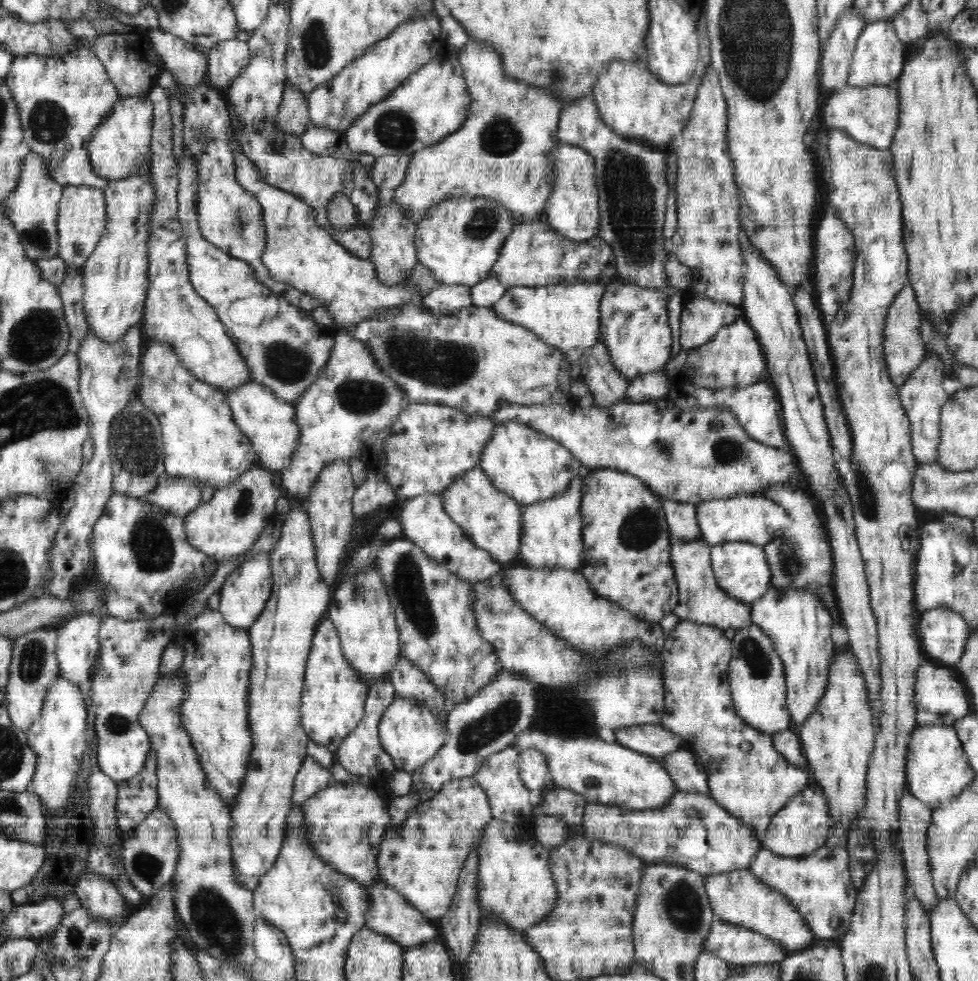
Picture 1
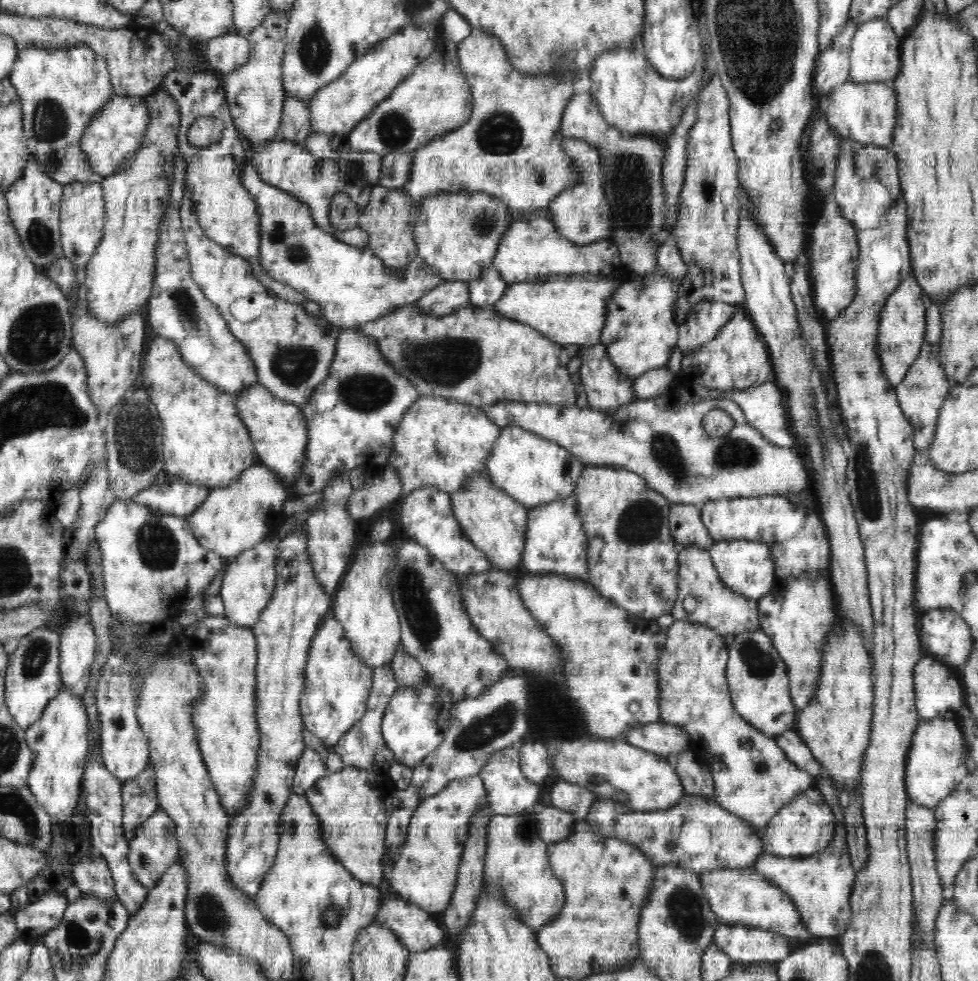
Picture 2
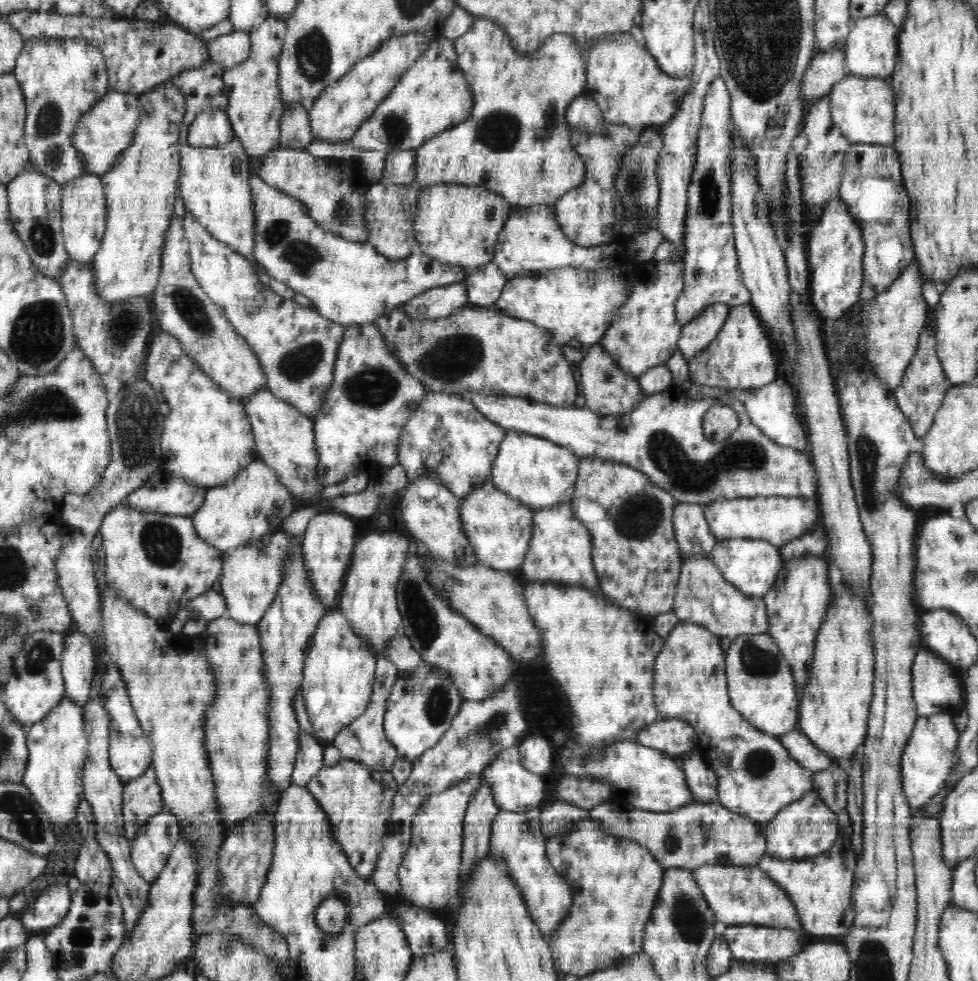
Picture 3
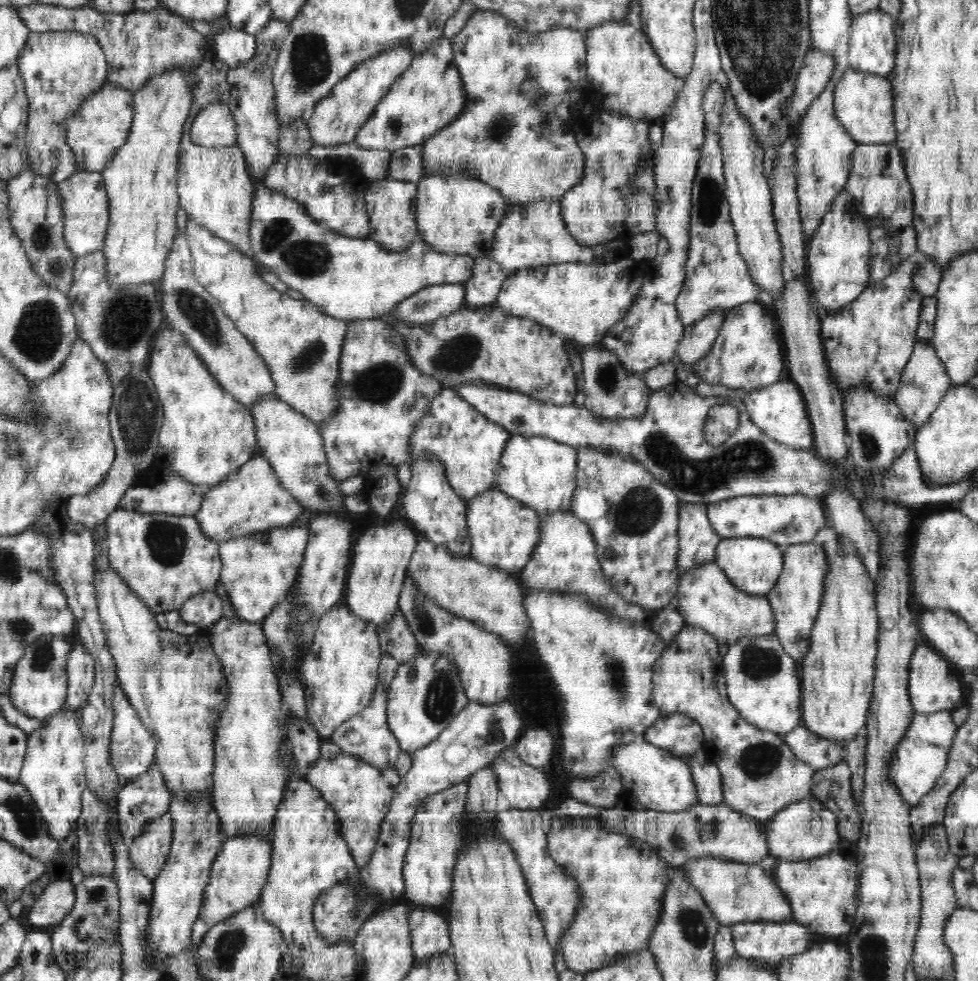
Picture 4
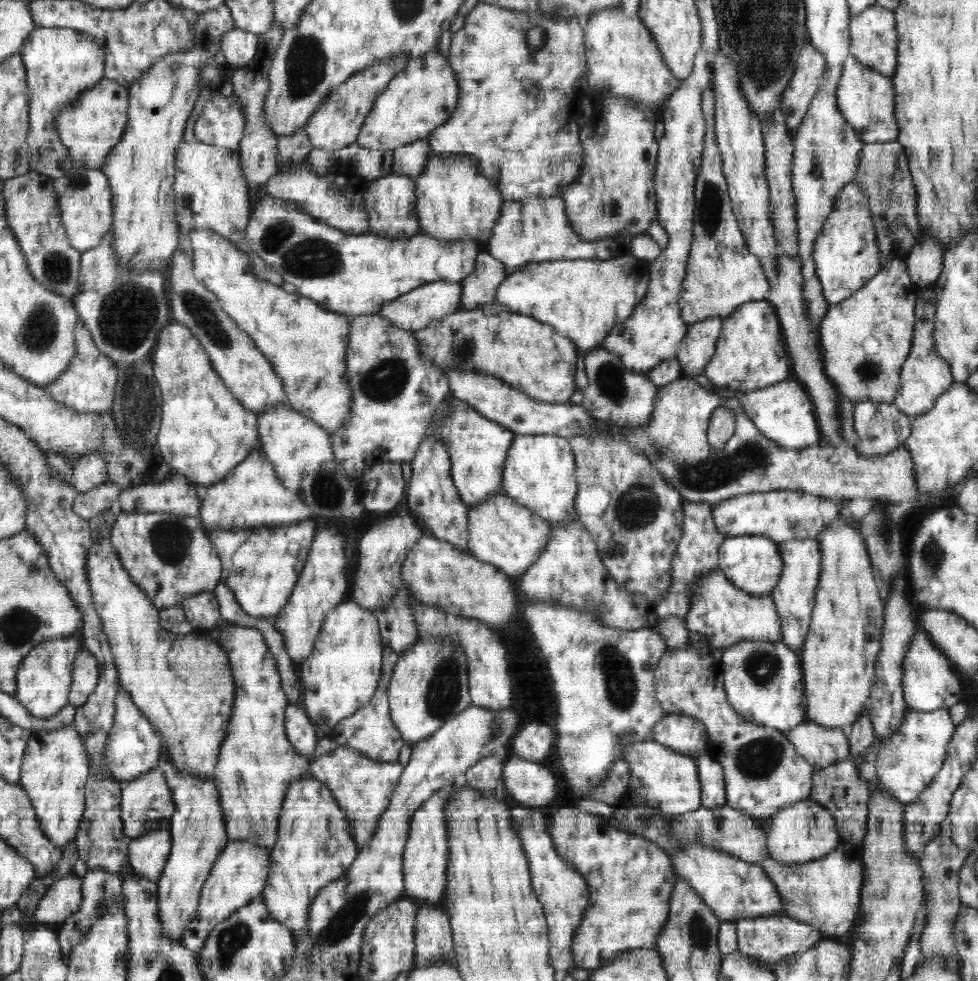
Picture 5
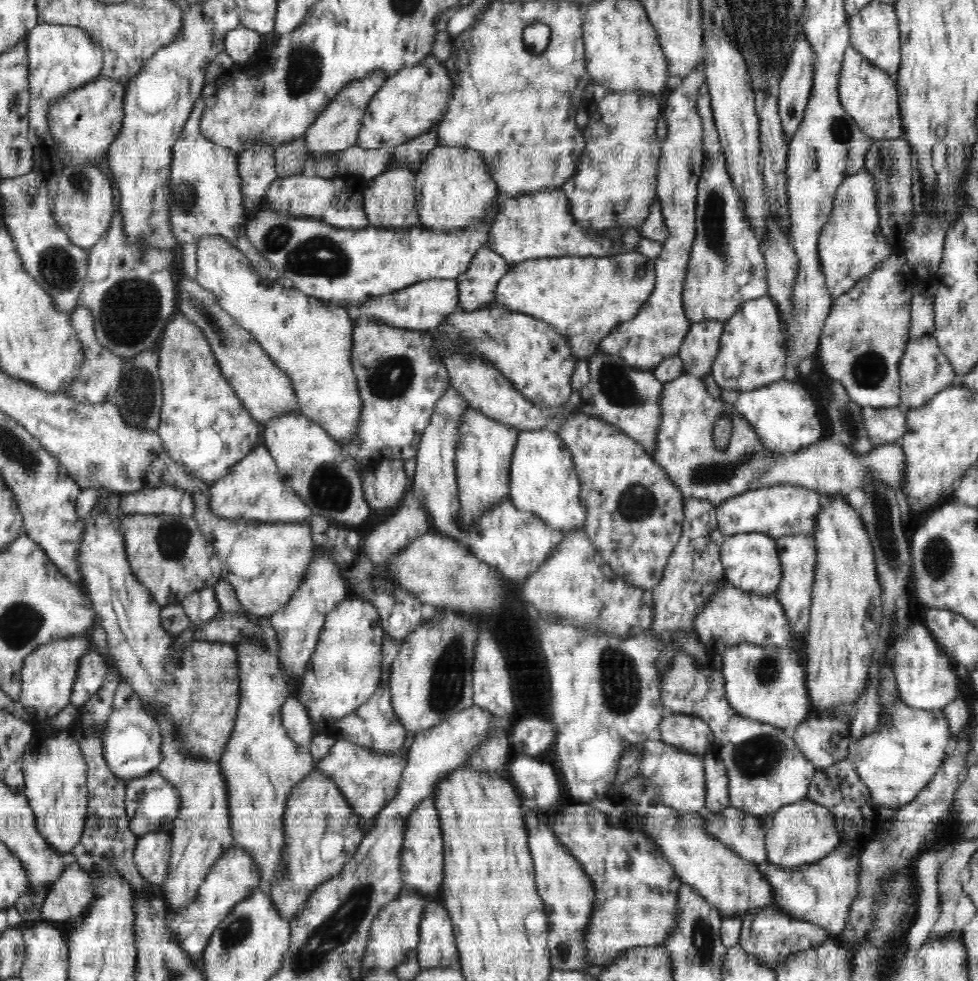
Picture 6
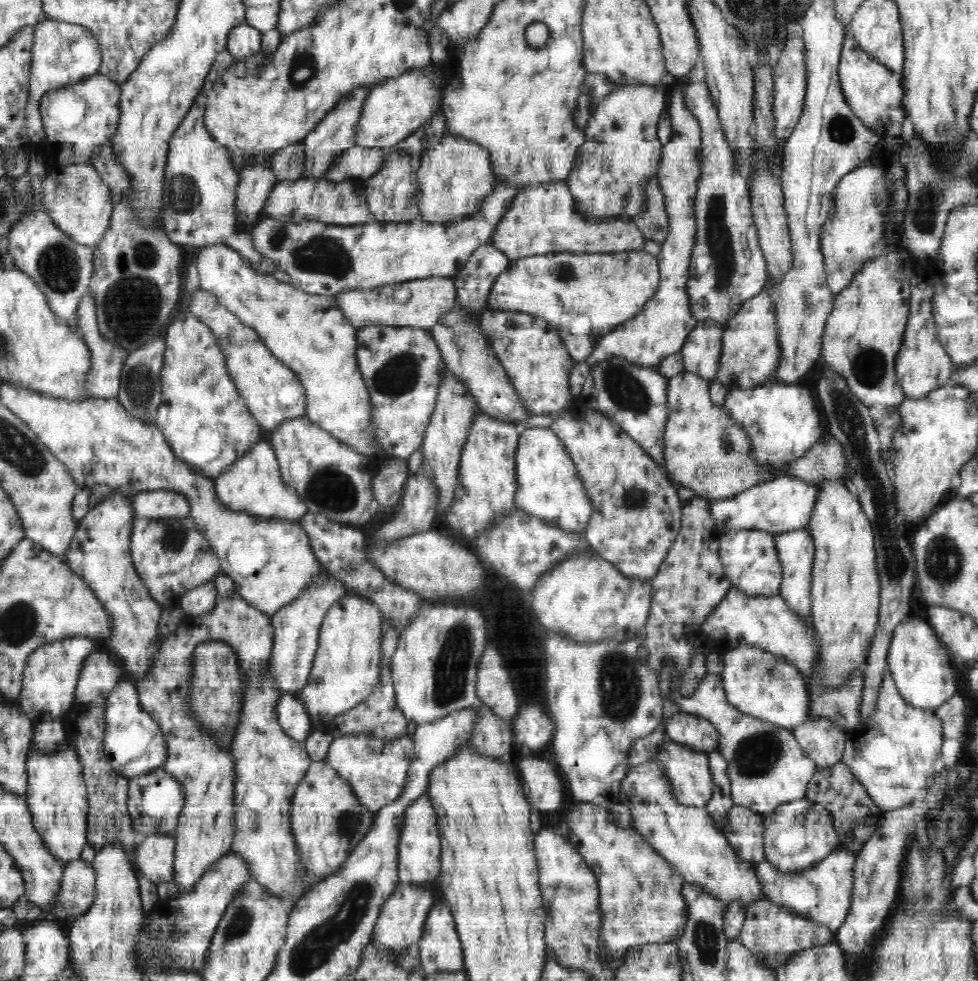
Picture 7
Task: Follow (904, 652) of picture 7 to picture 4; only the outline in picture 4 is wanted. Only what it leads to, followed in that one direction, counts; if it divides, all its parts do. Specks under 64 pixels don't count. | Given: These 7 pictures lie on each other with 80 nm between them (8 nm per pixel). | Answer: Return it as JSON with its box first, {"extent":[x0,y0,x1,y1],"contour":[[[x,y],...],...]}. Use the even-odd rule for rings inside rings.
{"extent":[909,641,962,714],"contour":[[[925,641],[918,644],[909,665],[909,698],[916,714],[932,714],[938,711],[954,711],[962,707],[962,686],[958,682],[956,671],[949,661],[940,657]]]}

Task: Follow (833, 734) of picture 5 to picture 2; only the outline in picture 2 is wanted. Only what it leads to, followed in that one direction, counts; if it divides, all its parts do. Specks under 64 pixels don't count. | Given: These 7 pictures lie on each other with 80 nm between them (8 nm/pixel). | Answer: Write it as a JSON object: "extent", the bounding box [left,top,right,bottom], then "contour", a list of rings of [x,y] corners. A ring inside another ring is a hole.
{"extent":[773,730,821,776],"contour":[[[792,730],[773,736],[777,745],[786,753],[788,760],[798,765],[798,768],[809,772],[812,776],[821,774],[821,764],[816,762],[807,744],[798,732]]]}

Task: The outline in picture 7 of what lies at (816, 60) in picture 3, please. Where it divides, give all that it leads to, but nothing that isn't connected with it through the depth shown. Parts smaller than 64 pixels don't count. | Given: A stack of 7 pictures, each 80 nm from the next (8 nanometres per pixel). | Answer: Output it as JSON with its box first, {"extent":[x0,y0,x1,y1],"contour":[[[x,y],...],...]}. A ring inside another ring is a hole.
{"extent":[774,22,806,142],"contour":[[[790,22],[786,28],[786,42],[777,62],[774,81],[774,135],[778,142],[784,142],[791,134],[804,108],[806,96],[806,49],[804,49],[803,28],[798,22]]]}

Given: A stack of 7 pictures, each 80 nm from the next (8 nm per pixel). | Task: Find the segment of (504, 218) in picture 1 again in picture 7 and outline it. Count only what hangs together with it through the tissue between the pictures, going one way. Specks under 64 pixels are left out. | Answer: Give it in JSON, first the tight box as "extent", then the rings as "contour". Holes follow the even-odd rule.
{"extent":[416,133,496,224],"contour":[[[447,133],[440,142],[424,152],[416,173],[419,217],[432,224],[458,223],[478,213],[481,210],[480,204],[494,191],[496,181],[489,152],[485,148],[471,140],[456,138]]]}

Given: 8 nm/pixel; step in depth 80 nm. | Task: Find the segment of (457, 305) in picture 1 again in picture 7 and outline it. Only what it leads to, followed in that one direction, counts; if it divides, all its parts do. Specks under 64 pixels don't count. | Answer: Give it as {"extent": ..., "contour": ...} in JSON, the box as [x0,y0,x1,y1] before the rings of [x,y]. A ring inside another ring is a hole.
{"extent":[334,276,455,330],"contour":[[[432,276],[425,279],[408,280],[400,284],[386,284],[372,290],[346,290],[334,296],[338,307],[350,325],[384,325],[392,327],[418,327],[430,330],[455,304],[455,284],[450,277]]]}

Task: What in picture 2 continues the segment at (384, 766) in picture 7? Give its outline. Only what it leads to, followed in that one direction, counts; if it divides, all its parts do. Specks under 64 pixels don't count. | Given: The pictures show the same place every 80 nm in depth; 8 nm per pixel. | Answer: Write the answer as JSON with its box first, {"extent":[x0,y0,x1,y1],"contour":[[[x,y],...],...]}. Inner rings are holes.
{"extent":[306,767,397,889],"contour":[[[344,767],[340,772],[328,770],[327,775],[318,780],[306,794],[308,804],[313,808],[313,813],[321,824],[322,840],[325,840],[329,851],[333,852],[333,857],[341,862],[356,880],[379,889],[382,889],[383,883],[382,860],[385,854],[386,827],[390,818],[392,796],[396,792],[397,788],[384,772],[376,773],[356,767]]]}

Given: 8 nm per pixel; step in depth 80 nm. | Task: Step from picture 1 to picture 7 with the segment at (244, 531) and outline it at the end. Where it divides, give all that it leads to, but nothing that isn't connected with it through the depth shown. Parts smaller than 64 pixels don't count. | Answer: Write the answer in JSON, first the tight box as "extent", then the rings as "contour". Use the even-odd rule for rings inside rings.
{"extent":[215,441,309,522],"contour":[[[258,441],[245,456],[236,460],[225,473],[215,479],[215,491],[219,503],[227,510],[237,510],[270,520],[297,522],[309,512],[296,489],[282,480],[276,454],[267,441]]]}

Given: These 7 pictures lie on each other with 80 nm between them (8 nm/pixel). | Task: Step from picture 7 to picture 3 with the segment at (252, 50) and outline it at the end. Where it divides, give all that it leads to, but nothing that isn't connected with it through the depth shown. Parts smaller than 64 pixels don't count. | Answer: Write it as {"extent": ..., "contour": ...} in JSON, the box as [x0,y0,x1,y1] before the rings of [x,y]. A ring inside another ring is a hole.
{"extent":[205,30,251,70],"contour":[[[233,30],[229,34],[210,39],[205,46],[208,60],[221,64],[226,70],[242,64],[249,57],[251,40],[249,33]]]}

